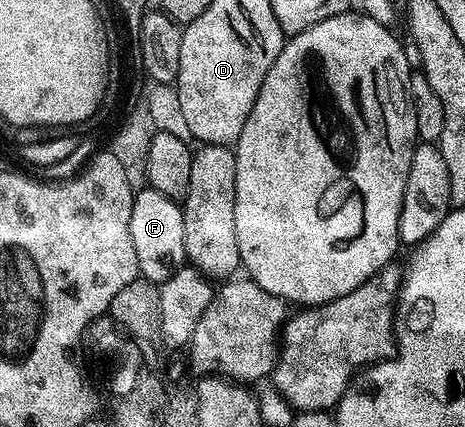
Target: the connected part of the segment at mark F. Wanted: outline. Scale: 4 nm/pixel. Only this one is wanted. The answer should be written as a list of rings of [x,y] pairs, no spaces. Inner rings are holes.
[[[148,186],[142,188],[142,192],[140,189],[133,197],[131,246],[135,246],[140,279],[160,286],[187,264],[183,242],[183,208],[178,201],[167,198],[167,194],[159,194],[159,190]]]

